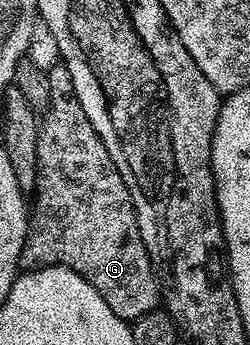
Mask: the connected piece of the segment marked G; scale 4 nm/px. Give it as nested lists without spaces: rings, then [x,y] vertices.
[[[60,64],[47,71],[51,89],[51,105],[47,107],[39,123],[37,136],[37,180],[33,197],[35,206],[29,210],[27,239],[21,248],[19,265],[24,271],[41,270],[44,266],[68,266],[80,274],[124,320],[144,318],[161,302],[161,283],[151,264],[151,257],[137,228],[135,205],[129,196],[129,188],[101,136],[89,124],[85,108],[75,95],[67,67]]]

